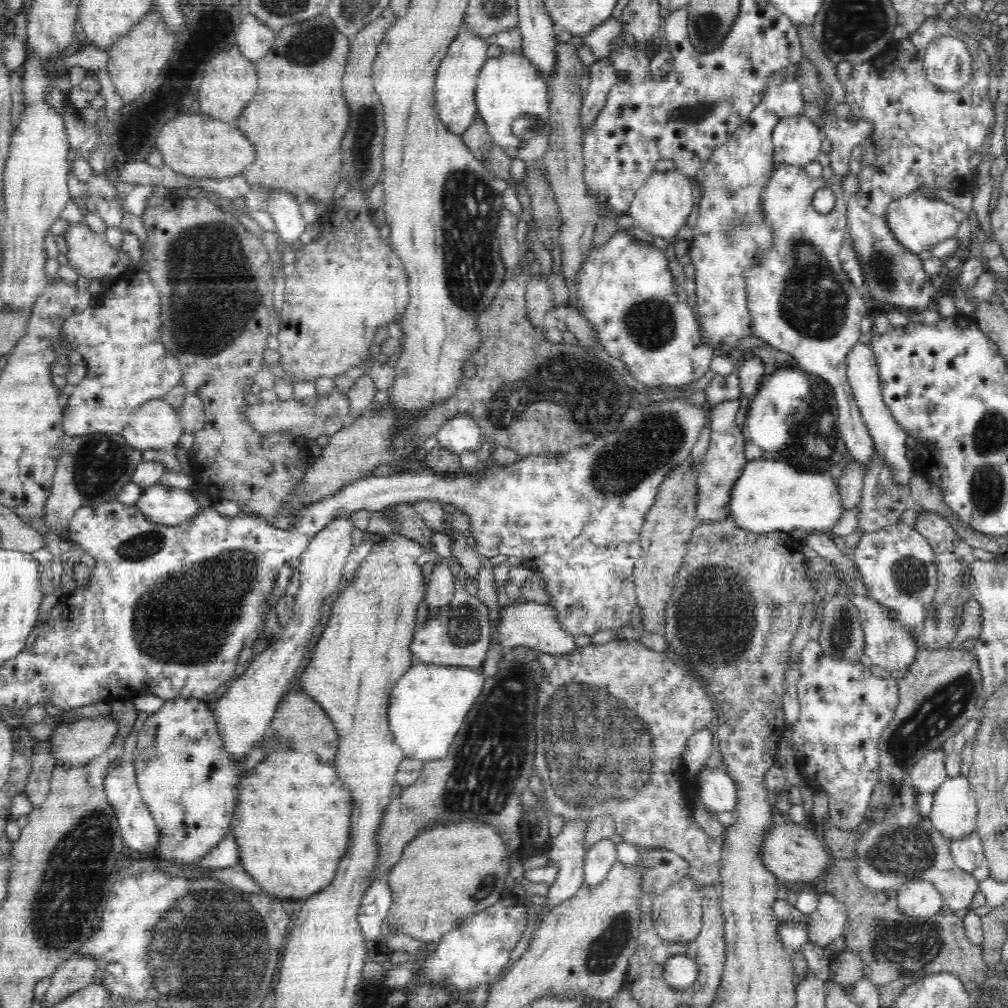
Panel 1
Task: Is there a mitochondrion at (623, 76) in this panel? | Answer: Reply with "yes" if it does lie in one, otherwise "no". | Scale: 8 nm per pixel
no

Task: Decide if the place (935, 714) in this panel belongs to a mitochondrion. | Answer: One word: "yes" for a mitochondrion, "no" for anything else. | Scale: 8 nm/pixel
yes

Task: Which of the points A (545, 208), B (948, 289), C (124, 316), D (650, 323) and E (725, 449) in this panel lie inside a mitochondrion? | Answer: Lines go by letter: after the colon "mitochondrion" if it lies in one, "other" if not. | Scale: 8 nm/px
A: other
B: other
C: other
D: mitochondrion
E: other

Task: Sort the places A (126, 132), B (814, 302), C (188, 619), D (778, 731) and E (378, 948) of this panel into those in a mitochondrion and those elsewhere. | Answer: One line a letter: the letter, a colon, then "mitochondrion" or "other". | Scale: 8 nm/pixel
A: other
B: mitochondrion
C: mitochondrion
D: other
E: other

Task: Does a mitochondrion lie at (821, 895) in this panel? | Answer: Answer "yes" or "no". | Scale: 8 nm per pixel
no

